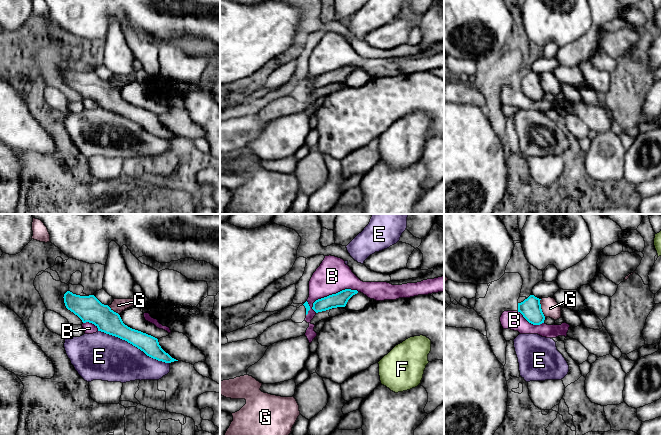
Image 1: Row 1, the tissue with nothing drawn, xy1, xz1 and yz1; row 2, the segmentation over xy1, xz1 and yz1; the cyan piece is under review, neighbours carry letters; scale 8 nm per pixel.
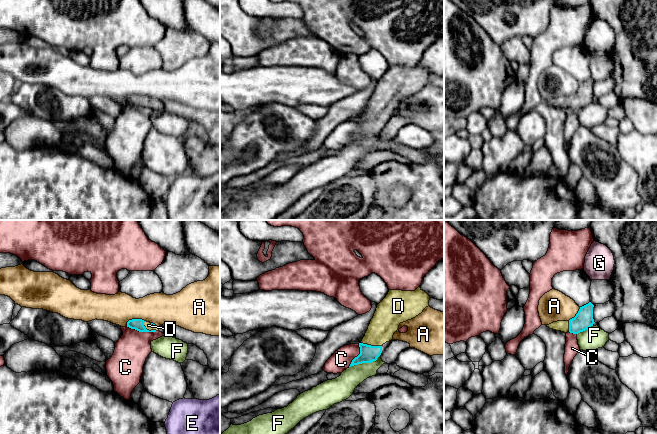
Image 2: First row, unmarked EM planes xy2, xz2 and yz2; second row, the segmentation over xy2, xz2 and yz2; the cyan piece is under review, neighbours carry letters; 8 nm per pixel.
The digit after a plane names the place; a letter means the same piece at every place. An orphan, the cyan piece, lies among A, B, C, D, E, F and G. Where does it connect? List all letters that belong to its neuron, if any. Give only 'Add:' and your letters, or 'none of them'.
Add: D

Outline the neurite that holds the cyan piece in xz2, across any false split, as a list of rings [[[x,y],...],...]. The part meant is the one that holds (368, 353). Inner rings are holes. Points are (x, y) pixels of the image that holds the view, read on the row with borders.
[[[418,287],[415,291],[389,290],[377,305],[368,329],[359,343],[360,354],[350,366],[376,361],[382,346],[393,339],[399,325],[421,314],[429,306],[430,296]]]

